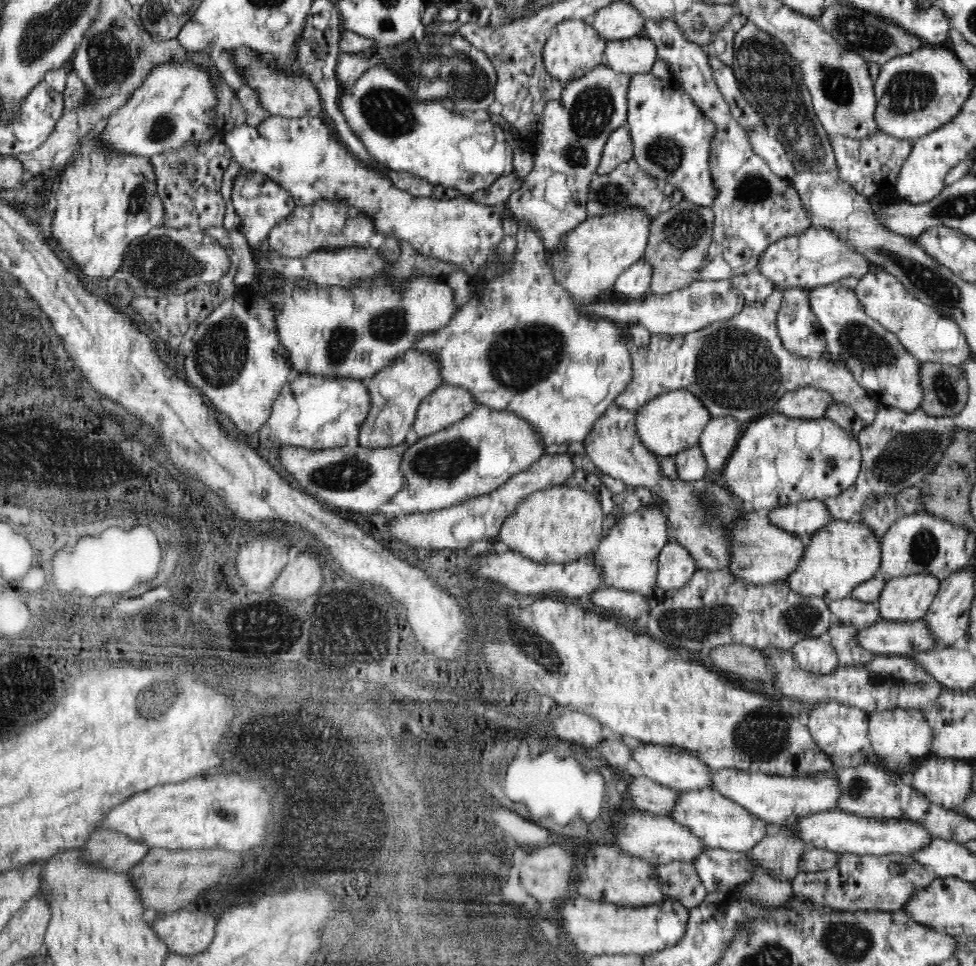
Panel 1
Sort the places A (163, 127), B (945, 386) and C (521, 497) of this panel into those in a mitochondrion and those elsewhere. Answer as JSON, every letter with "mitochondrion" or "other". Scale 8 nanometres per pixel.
{"A":"mitochondrion","B":"mitochondrion","C":"other"}

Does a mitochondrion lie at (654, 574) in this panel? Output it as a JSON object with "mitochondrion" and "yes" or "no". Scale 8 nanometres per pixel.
{"mitochondrion":"no"}

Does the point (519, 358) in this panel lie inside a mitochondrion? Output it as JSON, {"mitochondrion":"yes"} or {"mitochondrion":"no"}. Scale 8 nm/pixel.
{"mitochondrion":"yes"}

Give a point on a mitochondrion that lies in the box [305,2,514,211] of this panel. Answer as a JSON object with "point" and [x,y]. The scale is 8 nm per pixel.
{"point":[453,74]}

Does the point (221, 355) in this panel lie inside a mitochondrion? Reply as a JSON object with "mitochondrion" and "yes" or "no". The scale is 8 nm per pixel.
{"mitochondrion":"yes"}

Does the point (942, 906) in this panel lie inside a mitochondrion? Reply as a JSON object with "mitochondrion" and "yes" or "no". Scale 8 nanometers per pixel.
{"mitochondrion":"no"}

